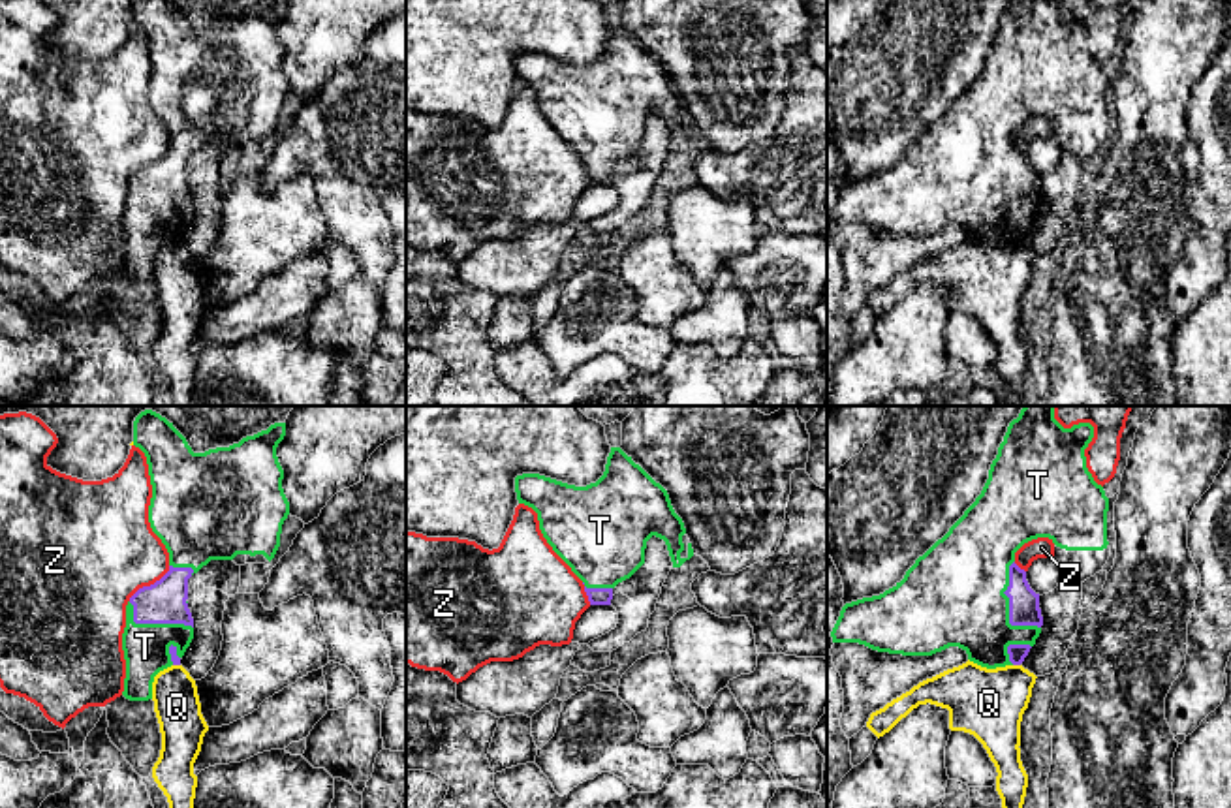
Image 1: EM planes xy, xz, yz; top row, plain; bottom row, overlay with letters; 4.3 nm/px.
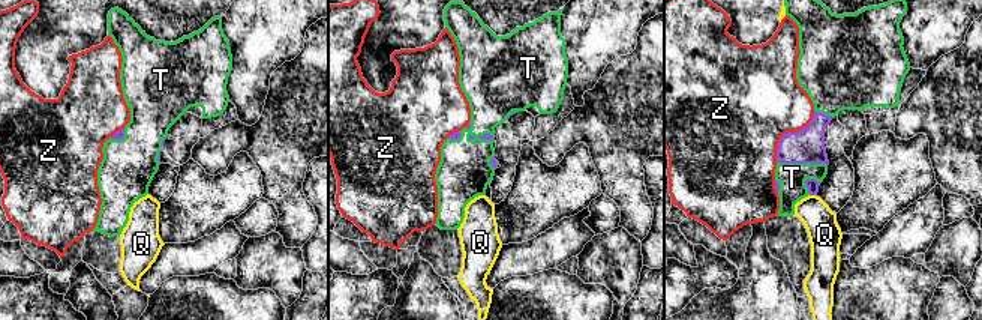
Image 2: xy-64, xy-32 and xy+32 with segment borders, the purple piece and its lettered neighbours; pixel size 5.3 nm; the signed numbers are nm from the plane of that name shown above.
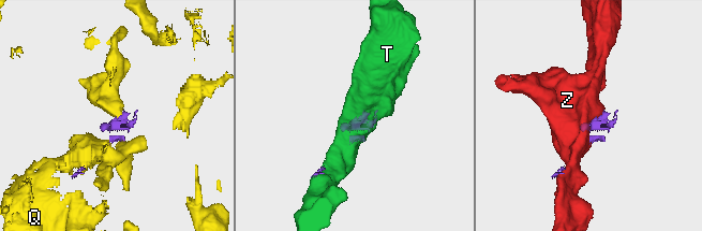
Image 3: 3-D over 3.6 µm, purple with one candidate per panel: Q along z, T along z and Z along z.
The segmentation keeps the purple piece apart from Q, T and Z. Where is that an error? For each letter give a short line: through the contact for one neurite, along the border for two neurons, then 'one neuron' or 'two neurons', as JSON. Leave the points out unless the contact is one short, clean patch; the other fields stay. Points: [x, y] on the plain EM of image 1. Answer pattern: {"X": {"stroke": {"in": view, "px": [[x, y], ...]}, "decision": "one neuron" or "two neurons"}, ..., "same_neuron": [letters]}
{"Q": {"decision": "two neurons"}, "T": {"decision": "one neuron"}, "Z": {"decision": "two neurons"}, "same_neuron": ["T"]}

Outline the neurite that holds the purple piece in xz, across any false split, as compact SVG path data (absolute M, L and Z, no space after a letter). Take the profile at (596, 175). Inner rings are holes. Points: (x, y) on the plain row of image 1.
M611 26L605 51L596 62L575 66L539 53L522 53L515 56L515 71L519 83L538 92L539 109L553 130L584 162L590 184L611 184L613 167L645 143L652 115L665 120L673 147L693 135L692 122L682 122L686 107L667 70L620 26Z

